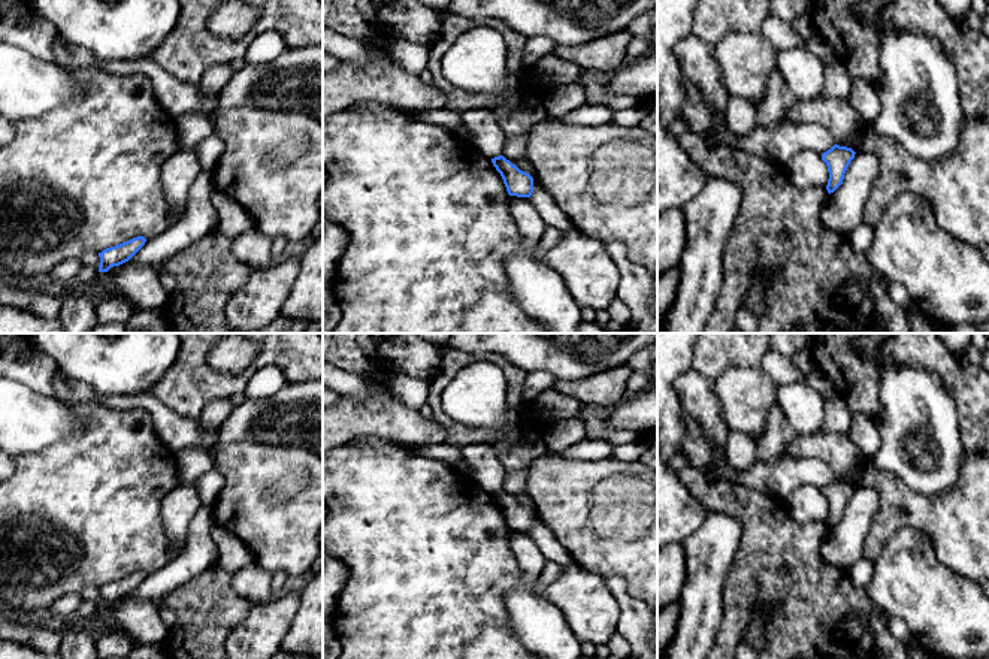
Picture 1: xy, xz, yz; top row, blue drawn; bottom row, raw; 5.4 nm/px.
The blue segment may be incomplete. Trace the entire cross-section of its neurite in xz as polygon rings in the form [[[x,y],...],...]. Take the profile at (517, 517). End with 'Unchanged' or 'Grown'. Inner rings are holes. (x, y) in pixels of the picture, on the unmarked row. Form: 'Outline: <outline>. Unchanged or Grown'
Outline: [[[503,490],[492,493],[493,501],[500,508],[509,530],[530,532],[533,527],[533,513],[520,505]]]. Unchanged

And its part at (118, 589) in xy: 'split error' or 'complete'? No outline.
complete

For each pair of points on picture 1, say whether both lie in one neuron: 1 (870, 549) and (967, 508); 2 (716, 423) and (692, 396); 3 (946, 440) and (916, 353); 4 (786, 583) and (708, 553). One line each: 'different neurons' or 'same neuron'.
1: same neuron
2: same neuron
3: different neurons
4: different neurons

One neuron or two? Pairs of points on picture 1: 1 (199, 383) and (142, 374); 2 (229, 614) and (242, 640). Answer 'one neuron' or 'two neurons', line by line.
1: two neurons
2: two neurons

